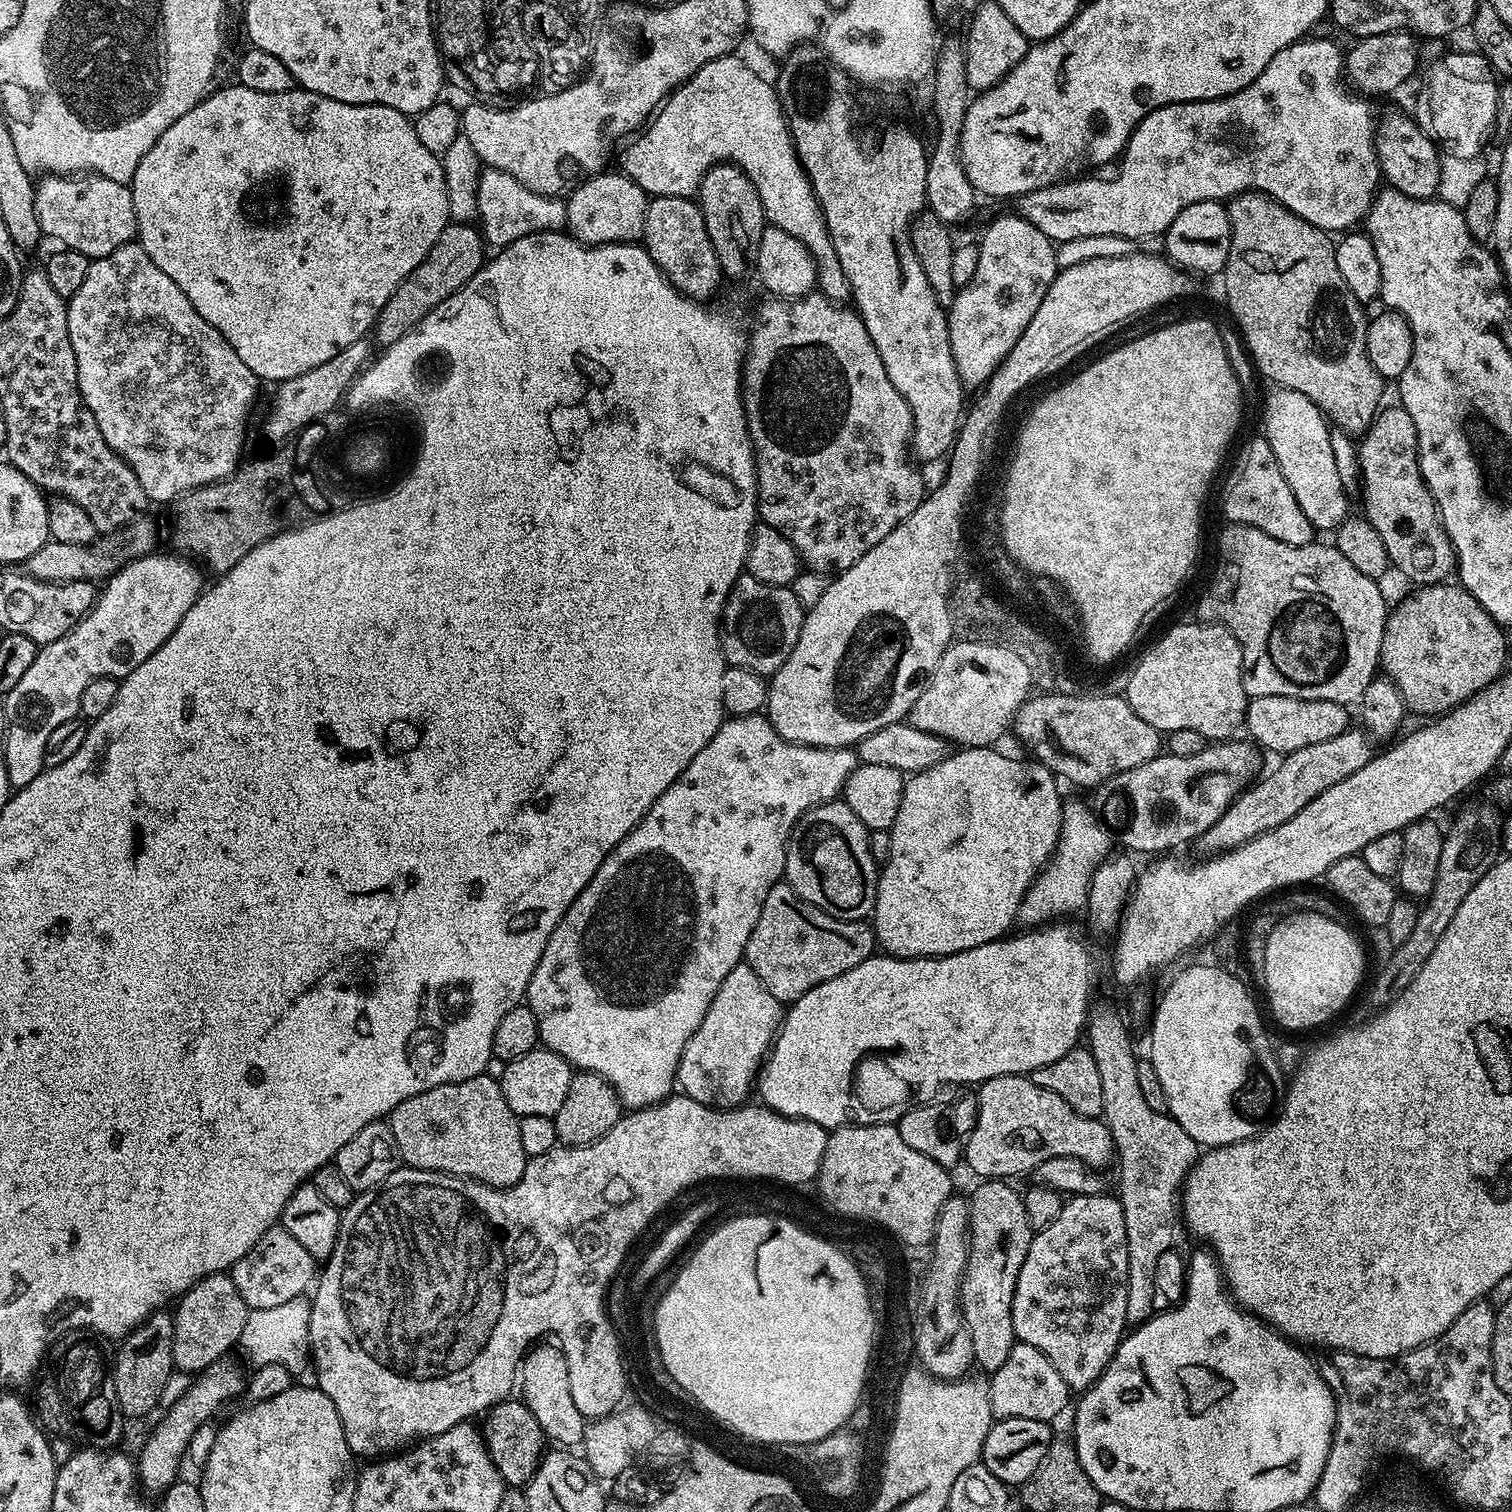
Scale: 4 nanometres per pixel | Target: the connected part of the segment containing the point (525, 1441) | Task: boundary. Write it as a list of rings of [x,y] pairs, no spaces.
[[[509,1398],[496,1404],[487,1413],[486,1419],[488,1421],[482,1424],[484,1441],[488,1444],[490,1458],[498,1466],[505,1485],[527,1486],[546,1455],[546,1437],[542,1426],[538,1426],[538,1418],[534,1418],[523,1399]]]

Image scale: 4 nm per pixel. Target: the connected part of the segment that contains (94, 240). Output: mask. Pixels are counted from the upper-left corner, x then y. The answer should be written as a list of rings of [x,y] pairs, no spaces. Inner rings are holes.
[[[48,174],[35,185],[36,213],[41,233],[45,237],[53,236],[57,245],[65,249],[80,251],[89,258],[108,256],[123,244],[129,243],[136,236],[136,215],[134,198],[129,185],[119,184],[99,174]]]

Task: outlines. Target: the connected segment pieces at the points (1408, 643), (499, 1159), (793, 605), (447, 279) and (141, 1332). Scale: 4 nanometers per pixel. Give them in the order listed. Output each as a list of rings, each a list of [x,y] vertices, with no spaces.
[[[1459,583],[1425,584],[1415,591],[1388,613],[1380,647],[1380,668],[1398,686],[1409,713],[1421,712],[1428,716],[1424,718],[1435,718],[1465,704],[1471,696],[1500,679],[1508,660],[1508,644],[1504,641],[1505,629]]]
[[[495,1075],[475,1076],[414,1094],[391,1112],[386,1123],[394,1130],[401,1161],[409,1168],[463,1176],[492,1188],[512,1188],[528,1170],[530,1157],[522,1150],[520,1117],[506,1106]]]
[[[741,574],[734,582],[724,603],[724,612],[720,615],[720,648],[725,661],[733,668],[745,668],[759,676],[771,677],[772,673],[780,669],[782,662],[790,658],[790,650],[794,650],[794,642],[798,642],[798,634],[802,630],[804,613],[791,587],[767,585],[750,575]]]
[[[449,223],[442,234],[438,234],[438,242],[434,242],[430,254],[426,254],[422,263],[401,282],[398,290],[390,294],[390,302],[386,302],[374,325],[375,343],[387,346],[398,342],[398,338],[402,338],[410,329],[417,328],[422,318],[434,310],[434,306],[446,302],[446,298],[462,290],[462,286],[466,286],[466,282],[470,282],[470,278],[474,278],[474,274],[484,267],[484,248],[486,241],[479,227],[471,223]]]
[[[168,1310],[153,1312],[147,1320],[123,1337],[120,1353],[116,1356],[116,1369],[110,1372],[117,1390],[120,1409],[125,1417],[144,1416],[156,1408],[156,1403],[168,1388],[168,1379],[174,1376],[174,1328],[176,1321]]]

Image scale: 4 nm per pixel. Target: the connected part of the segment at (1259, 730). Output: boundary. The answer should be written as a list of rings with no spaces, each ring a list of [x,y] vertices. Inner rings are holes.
[[[1254,696],[1249,699],[1248,708],[1244,712],[1243,727],[1248,728],[1247,735],[1265,753],[1268,751],[1287,754],[1302,750],[1302,746],[1315,746],[1317,742],[1338,738],[1338,734],[1349,731],[1348,712],[1349,709],[1338,702],[1285,696]]]

